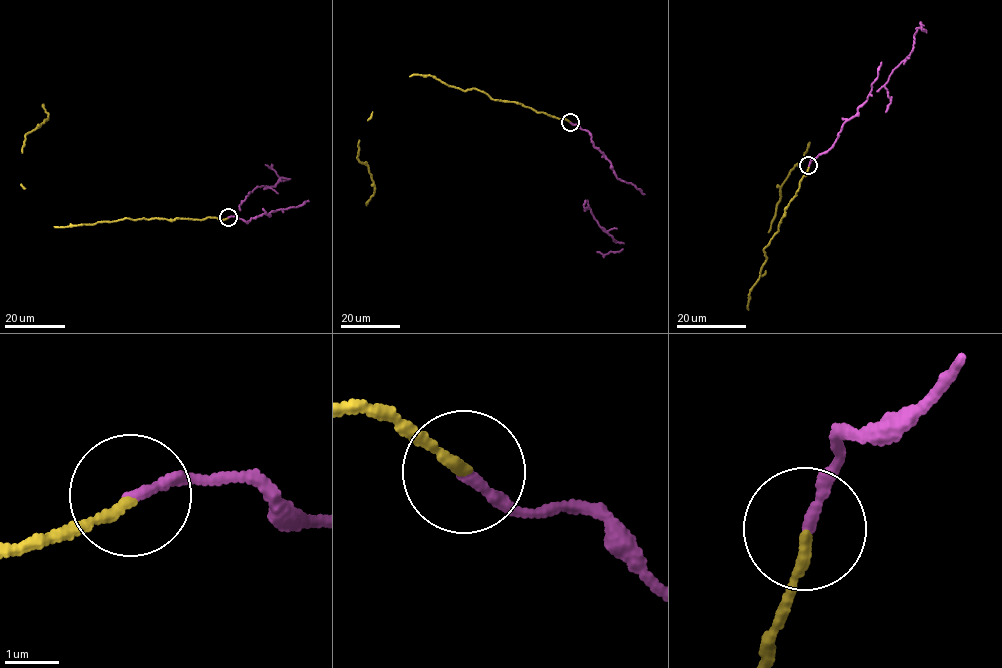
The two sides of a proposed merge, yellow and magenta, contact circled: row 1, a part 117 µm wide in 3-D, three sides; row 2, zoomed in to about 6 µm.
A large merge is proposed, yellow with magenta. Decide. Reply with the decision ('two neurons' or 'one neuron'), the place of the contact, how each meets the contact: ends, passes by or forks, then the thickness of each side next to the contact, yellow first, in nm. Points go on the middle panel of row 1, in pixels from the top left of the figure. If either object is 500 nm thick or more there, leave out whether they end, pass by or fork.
two neurons | (570, 122) | yellow ends | magenta ends | 180/200 nm

